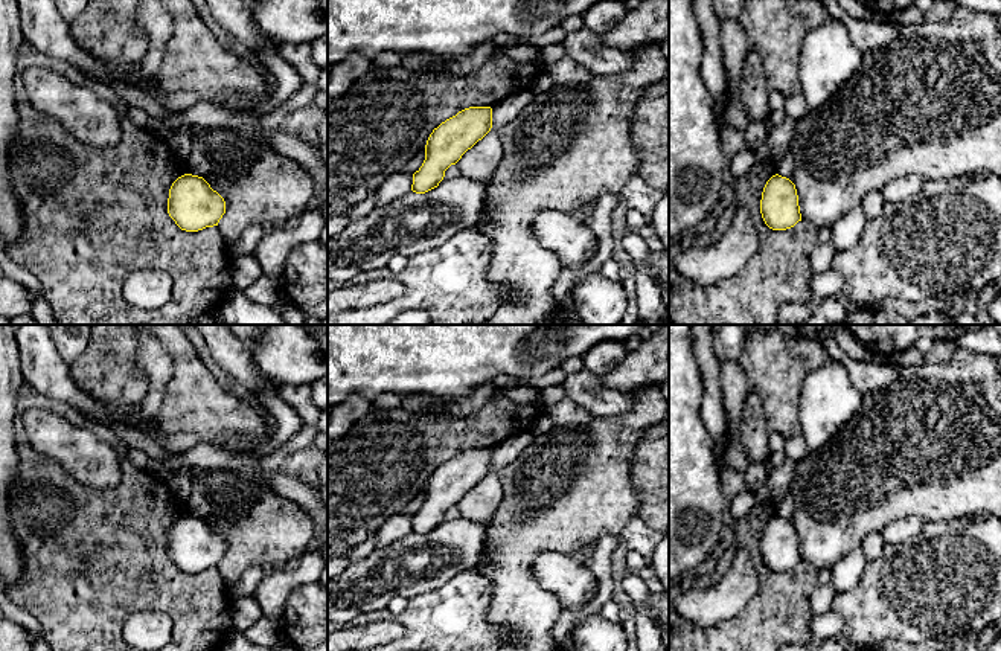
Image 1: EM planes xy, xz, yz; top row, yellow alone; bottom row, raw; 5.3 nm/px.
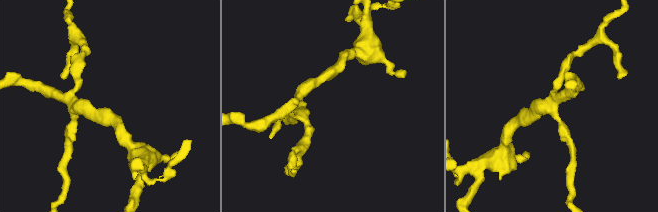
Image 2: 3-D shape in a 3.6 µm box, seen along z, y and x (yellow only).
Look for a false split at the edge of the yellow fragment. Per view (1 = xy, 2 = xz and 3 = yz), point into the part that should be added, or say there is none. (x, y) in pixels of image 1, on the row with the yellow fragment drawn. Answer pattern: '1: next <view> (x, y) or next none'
1: next none
2: next none
3: next none

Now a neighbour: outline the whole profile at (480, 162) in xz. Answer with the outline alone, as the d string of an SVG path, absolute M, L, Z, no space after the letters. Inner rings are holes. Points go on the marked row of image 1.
M530 90L513 93L492 110L491 131L457 162L463 177L483 183L488 183L494 177L503 159L503 146L498 137L500 127L495 123L507 123L530 102L530 98Z

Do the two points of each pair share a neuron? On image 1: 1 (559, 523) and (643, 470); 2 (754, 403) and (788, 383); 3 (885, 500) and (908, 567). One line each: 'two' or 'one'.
1: two
2: two
3: two

